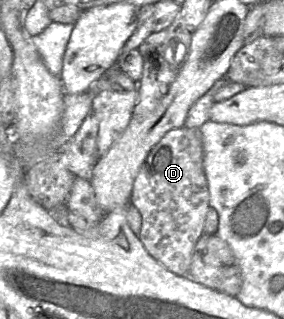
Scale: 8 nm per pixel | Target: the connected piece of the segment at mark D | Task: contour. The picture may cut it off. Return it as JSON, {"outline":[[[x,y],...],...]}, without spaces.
{"outline":[[[182,126],[180,128],[171,130],[167,132],[161,138],[161,140],[151,149],[148,156],[144,160],[133,182],[133,189],[130,196],[129,205],[136,208],[142,216],[142,227],[138,235],[140,241],[142,242],[142,244],[144,245],[148,253],[155,260],[157,260],[169,271],[179,276],[189,276],[192,251],[196,242],[204,234],[203,227],[205,223],[205,218],[206,218],[207,211],[210,208],[209,189],[207,185],[206,175],[204,172],[203,160],[204,160],[204,151],[203,151],[202,139],[200,136],[199,129]]]}

